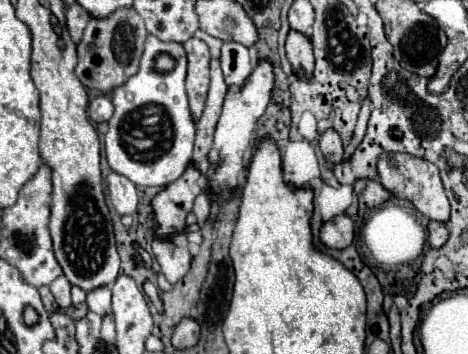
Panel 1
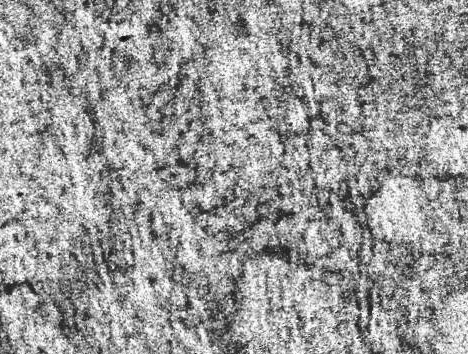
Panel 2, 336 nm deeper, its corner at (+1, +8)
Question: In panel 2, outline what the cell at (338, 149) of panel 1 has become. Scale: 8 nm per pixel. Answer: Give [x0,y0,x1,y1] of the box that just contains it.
[309,148,345,188]

